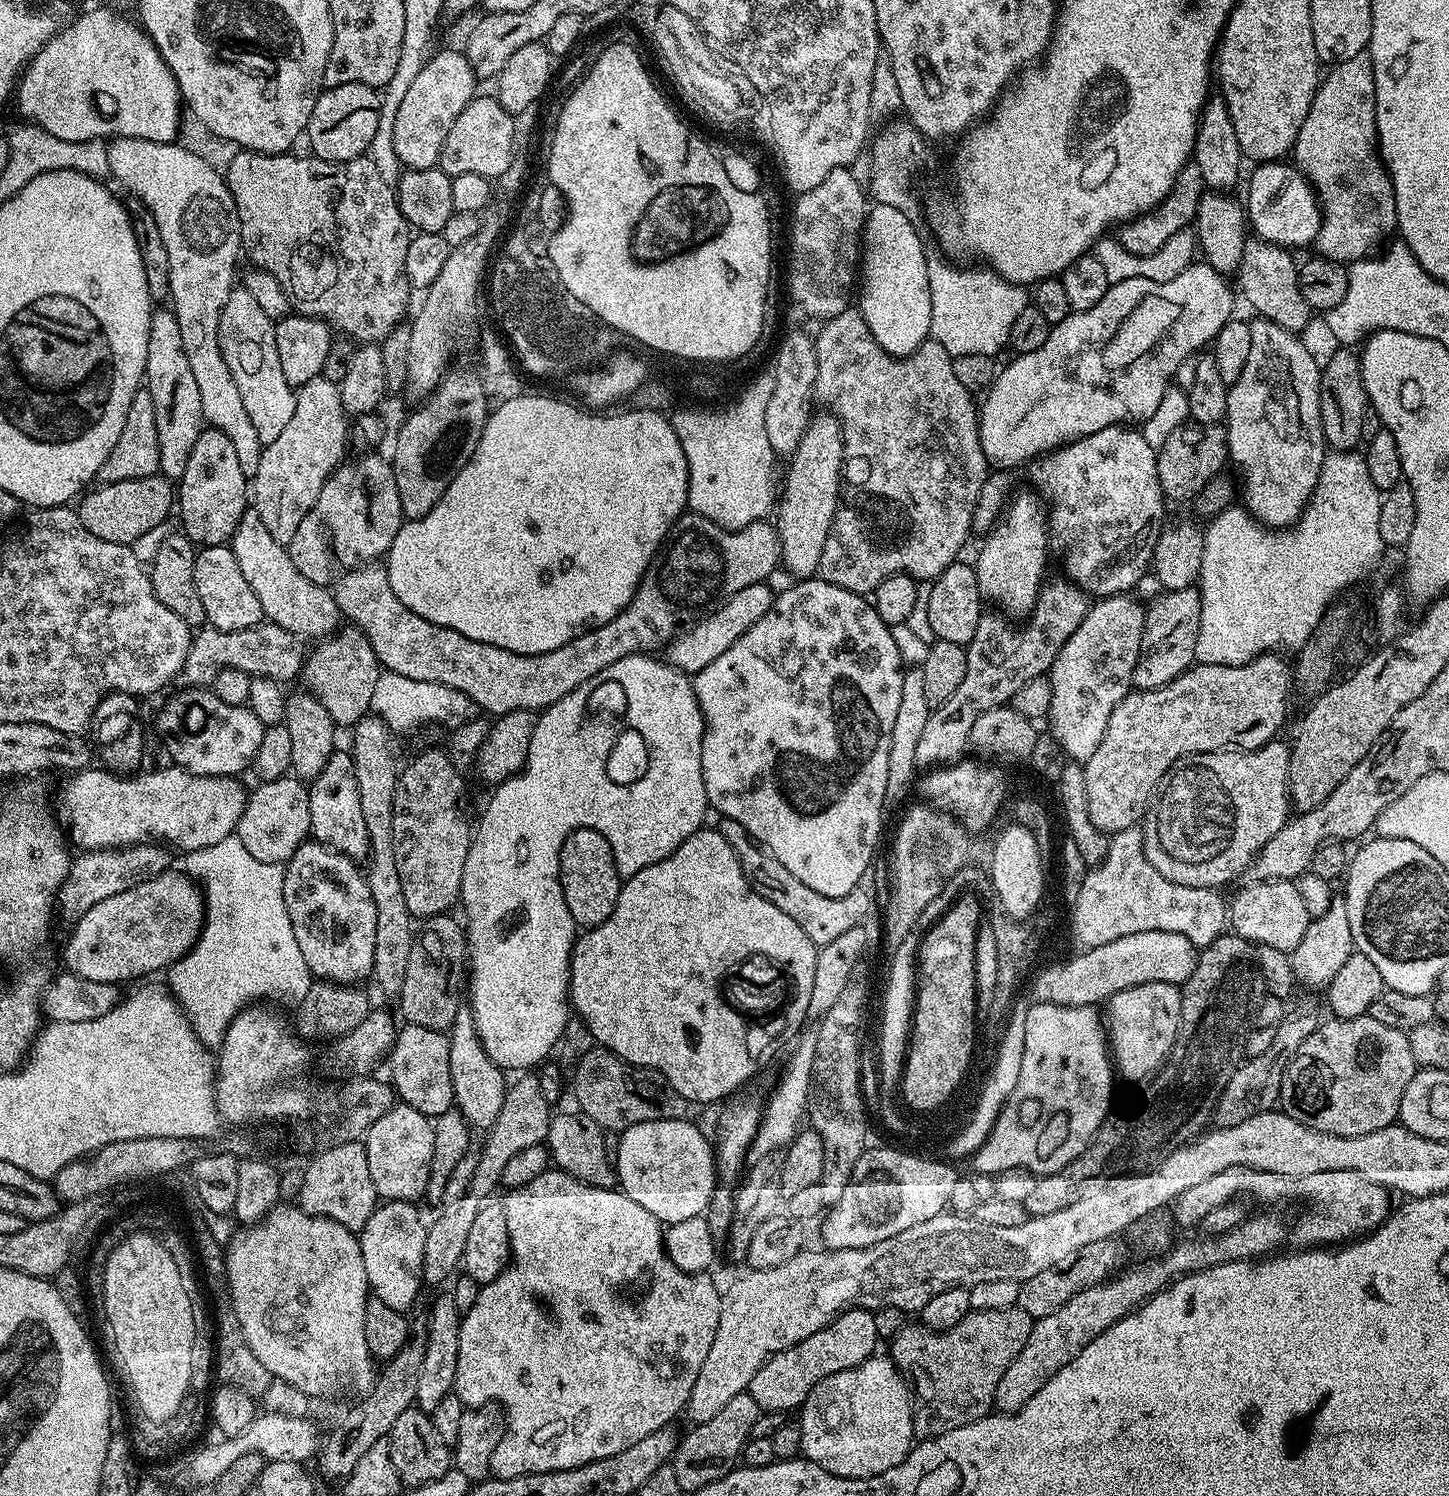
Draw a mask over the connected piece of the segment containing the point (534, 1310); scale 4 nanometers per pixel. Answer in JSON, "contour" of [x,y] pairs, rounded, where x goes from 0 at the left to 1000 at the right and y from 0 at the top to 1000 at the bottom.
{"contour":[[[453,829],[453,832],[442,832],[442,842],[444,842],[444,848],[442,848],[439,853],[433,853],[431,858],[425,858],[425,861],[422,861],[422,869],[417,869],[414,874],[392,874],[392,872],[386,872],[384,866],[375,866],[375,864],[370,864],[370,861],[367,861],[364,856],[359,856],[359,853],[356,853],[356,847],[351,844],[351,847],[344,852],[344,854],[332,860],[326,875],[320,878],[313,928],[315,933],[322,940],[326,937],[344,937],[349,942],[349,957],[346,964],[344,964],[344,967],[338,975],[339,986],[342,989],[351,989],[365,987],[366,984],[387,984],[404,980],[411,976],[421,975],[432,969],[432,967],[438,967],[440,961],[446,961],[446,959],[451,956],[462,954],[464,951],[463,949],[469,944],[470,946],[473,943],[479,924],[482,921],[482,916],[484,916],[484,910],[487,905],[490,905],[490,900],[493,900],[498,864],[496,860],[494,862],[491,852],[469,850],[458,839],[458,829]]]}

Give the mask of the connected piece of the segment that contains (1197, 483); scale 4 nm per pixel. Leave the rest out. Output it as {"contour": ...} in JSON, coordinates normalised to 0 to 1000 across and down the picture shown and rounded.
{"contour":[[[818,282],[813,285],[813,287],[810,287],[807,293],[805,293],[805,295],[802,295],[798,303],[799,322],[807,335],[825,335],[830,326],[844,316],[842,315],[847,309],[847,287],[844,283]]]}

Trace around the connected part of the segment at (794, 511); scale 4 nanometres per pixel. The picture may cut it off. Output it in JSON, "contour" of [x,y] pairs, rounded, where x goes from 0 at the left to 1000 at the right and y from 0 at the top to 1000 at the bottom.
{"contour":[[[566,277],[561,277],[560,280],[558,281],[558,287],[553,290],[553,295],[551,295],[549,305],[546,305],[544,313],[544,319],[540,319],[540,328],[537,332],[537,342],[534,345],[534,352],[536,354],[536,359],[538,361],[538,377],[540,379],[544,379],[544,382],[547,386],[560,386],[565,383],[566,374],[567,373],[567,368],[570,365],[570,360],[574,354],[574,350],[577,346],[577,340],[580,339],[581,334],[580,334],[580,326],[581,327],[581,314],[582,312],[582,287],[578,279],[574,277],[569,277],[571,278],[566,278]]]}

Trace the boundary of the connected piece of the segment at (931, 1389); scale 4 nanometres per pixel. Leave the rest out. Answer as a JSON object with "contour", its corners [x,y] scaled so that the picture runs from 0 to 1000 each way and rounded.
{"contour":[[[703,873],[692,876],[671,876],[657,888],[647,890],[637,886],[631,886],[627,884],[615,894],[616,904],[614,908],[622,918],[626,927],[628,928],[629,951],[631,959],[635,961],[649,960],[656,956],[661,956],[664,953],[671,951],[677,947],[681,947],[686,941],[686,929],[689,926],[689,921],[694,918],[694,913],[700,910],[700,908],[708,900],[708,894],[712,891],[712,880]]]}

